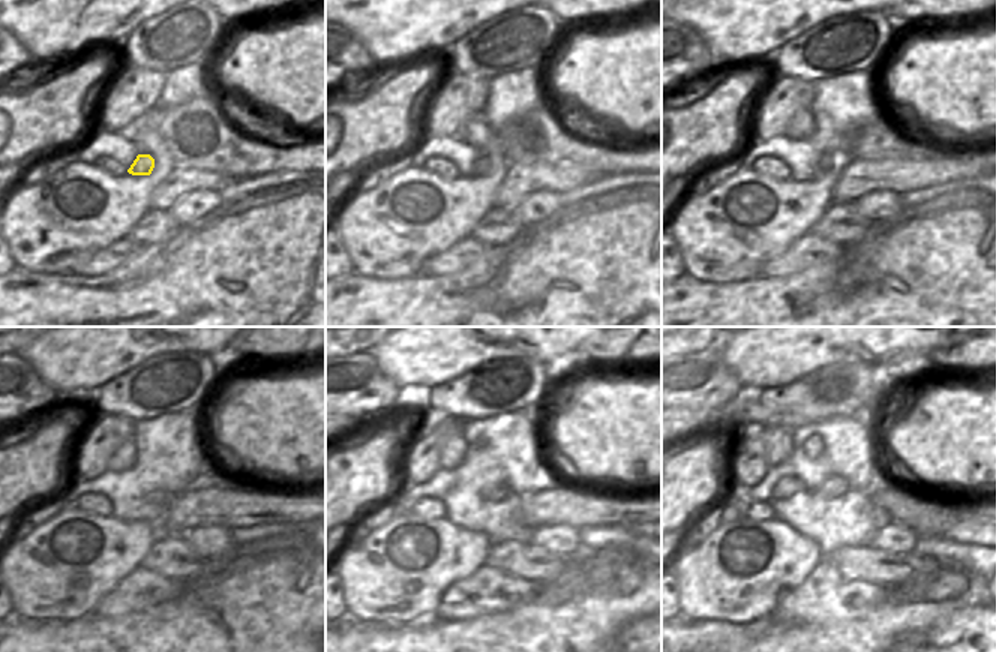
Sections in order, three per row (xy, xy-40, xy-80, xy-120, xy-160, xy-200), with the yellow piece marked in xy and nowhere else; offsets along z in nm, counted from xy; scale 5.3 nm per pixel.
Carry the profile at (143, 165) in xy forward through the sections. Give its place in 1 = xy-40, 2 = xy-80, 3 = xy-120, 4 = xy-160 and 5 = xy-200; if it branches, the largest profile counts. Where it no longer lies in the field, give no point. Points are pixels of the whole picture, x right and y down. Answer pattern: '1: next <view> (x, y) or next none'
1: next xy-40 (482, 167)
2: next xy-80 (825, 161)
3: next xy-120 (153, 496)
4: next xy-160 (494, 492)
5: next xy-200 (834, 486)

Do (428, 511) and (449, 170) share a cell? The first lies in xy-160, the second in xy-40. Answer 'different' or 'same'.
same

